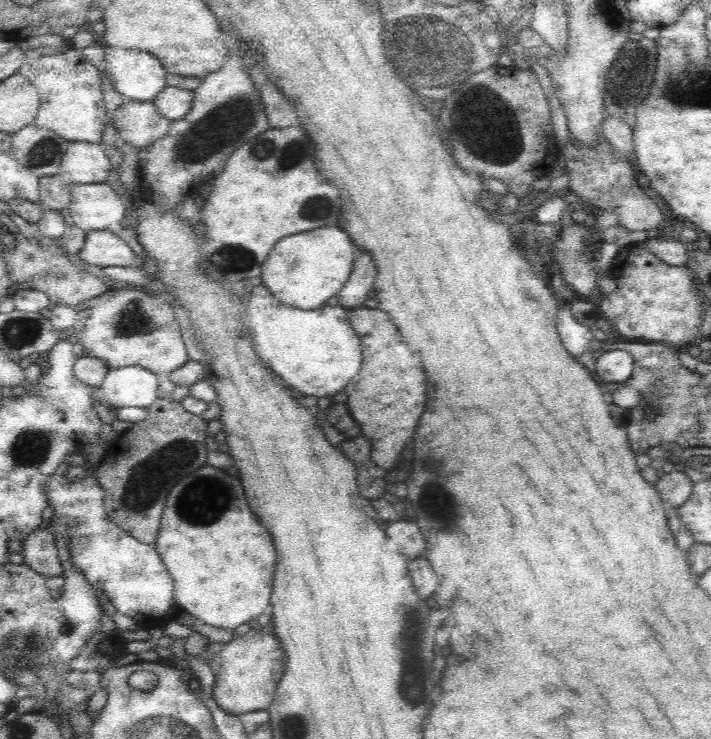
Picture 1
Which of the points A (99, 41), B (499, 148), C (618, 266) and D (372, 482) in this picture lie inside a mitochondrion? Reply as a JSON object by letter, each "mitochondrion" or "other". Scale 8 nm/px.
{"A":"other","B":"mitochondrion","C":"other","D":"mitochondrion"}

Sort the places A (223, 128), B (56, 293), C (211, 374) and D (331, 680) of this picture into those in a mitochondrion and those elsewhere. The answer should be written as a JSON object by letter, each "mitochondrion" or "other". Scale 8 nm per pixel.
{"A":"mitochondrion","B":"other","C":"other","D":"other"}

